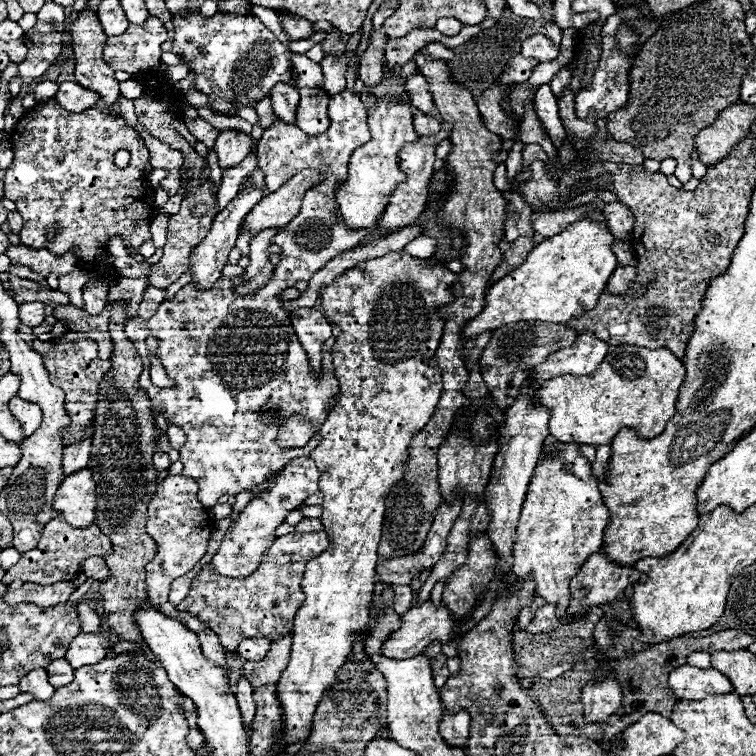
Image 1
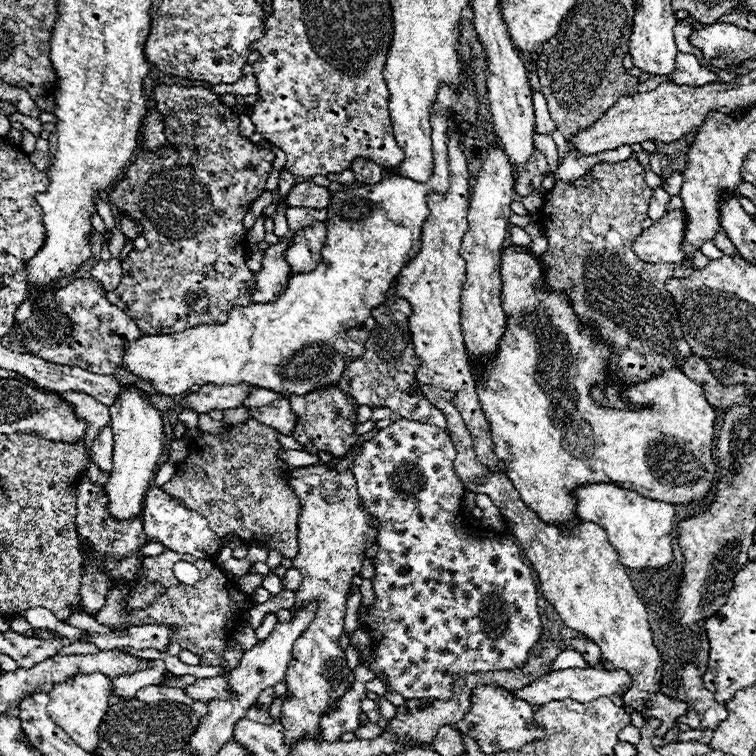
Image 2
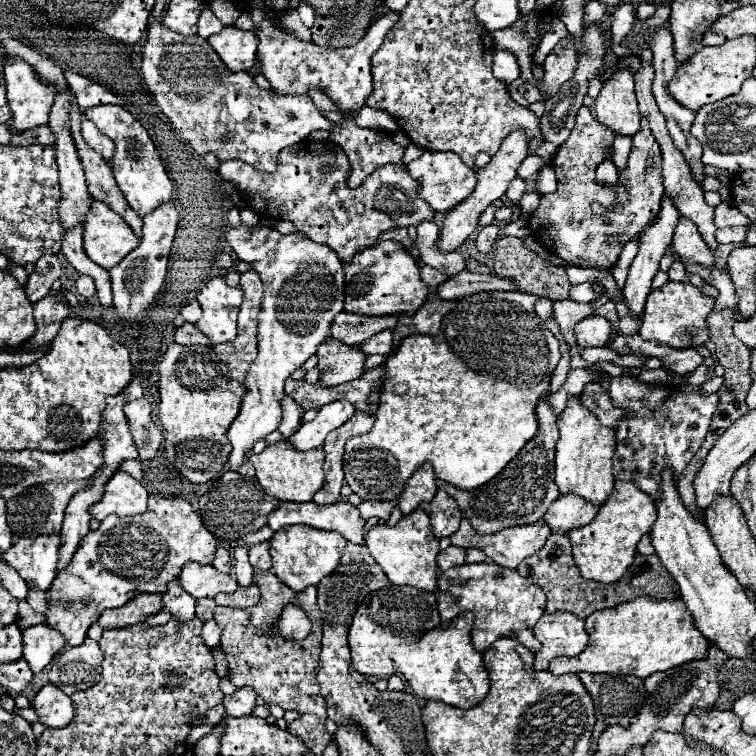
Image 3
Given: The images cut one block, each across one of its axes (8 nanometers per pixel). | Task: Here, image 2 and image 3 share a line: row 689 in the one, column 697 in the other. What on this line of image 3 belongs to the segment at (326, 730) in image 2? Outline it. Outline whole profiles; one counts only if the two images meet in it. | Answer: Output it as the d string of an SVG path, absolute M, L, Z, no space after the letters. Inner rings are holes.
M638 334L632 336L618 336L608 344L610 350L614 352L634 352L646 358L658 358L662 366L678 376L690 374L696 366L704 362L704 358L698 354L696 348L684 348L684 350L674 350L666 344L658 344L654 340L642 340Z

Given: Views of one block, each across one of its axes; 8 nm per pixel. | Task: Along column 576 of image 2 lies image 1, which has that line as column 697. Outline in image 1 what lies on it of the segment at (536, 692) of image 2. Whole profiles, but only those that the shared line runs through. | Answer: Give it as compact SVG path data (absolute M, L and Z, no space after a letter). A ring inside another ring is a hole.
M680 666L668 678L670 688L678 700L704 700L710 694L732 694L734 686L726 674L708 668L700 670L694 666Z

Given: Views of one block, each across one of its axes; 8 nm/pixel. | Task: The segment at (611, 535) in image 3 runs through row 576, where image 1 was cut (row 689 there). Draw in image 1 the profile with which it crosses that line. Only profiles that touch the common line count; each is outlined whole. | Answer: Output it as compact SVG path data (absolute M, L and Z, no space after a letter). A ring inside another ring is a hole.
M604 678L598 684L586 686L584 694L582 694L586 720L600 722L600 720L606 720L610 714L618 712L620 696L622 696L622 690L614 678Z

